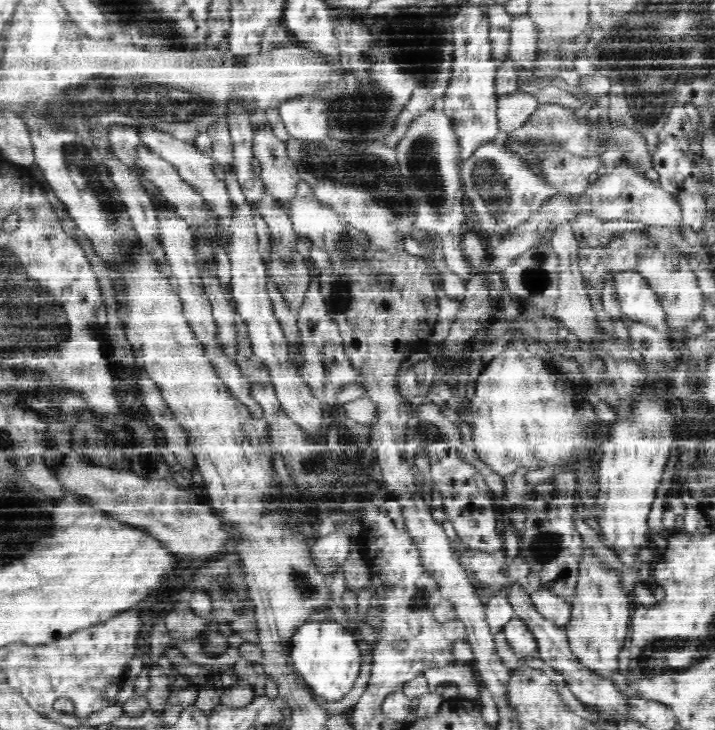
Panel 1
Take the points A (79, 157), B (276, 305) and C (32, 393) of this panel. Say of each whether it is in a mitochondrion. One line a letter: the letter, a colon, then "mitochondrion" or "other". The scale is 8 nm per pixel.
A: mitochondrion
B: other
C: other

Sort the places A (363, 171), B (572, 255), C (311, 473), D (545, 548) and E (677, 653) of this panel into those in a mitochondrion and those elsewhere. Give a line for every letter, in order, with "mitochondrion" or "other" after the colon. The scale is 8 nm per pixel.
A: mitochondrion
B: other
C: mitochondrion
D: mitochondrion
E: mitochondrion

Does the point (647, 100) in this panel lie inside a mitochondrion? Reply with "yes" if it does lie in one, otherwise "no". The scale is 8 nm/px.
yes

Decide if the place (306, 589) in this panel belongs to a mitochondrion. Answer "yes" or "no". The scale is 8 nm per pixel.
yes

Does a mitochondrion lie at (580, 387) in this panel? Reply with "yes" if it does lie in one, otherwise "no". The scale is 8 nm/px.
no

